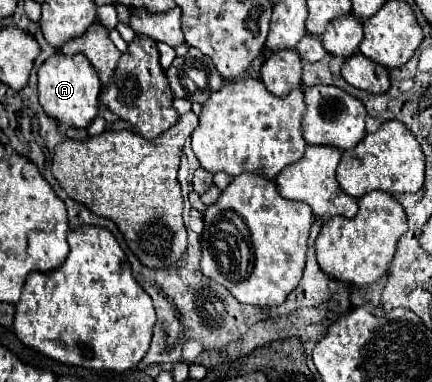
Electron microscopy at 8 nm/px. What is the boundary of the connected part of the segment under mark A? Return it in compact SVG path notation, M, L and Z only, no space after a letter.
M57 50L51 58L47 58L41 64L37 76L39 76L39 102L51 118L55 118L59 124L75 126L75 128L87 128L91 124L99 108L97 98L99 98L101 82L95 68L87 62L83 54L67 56Z

